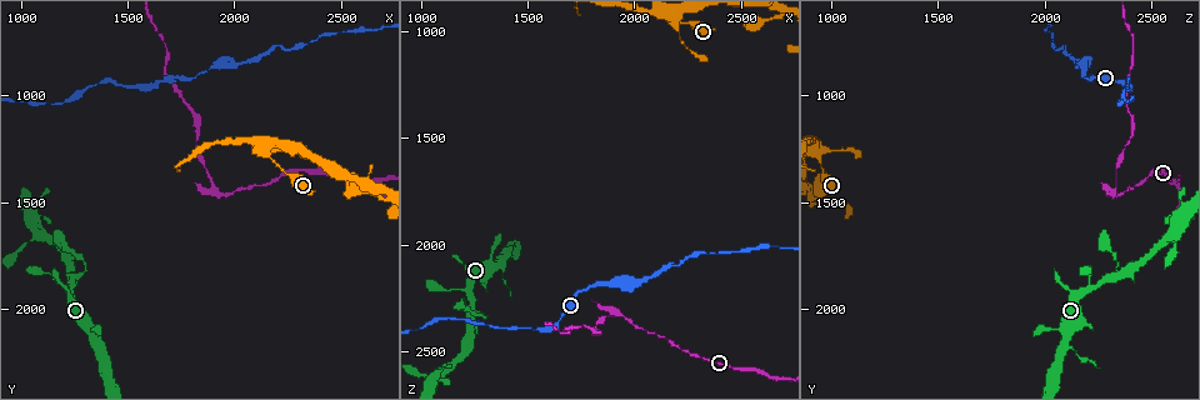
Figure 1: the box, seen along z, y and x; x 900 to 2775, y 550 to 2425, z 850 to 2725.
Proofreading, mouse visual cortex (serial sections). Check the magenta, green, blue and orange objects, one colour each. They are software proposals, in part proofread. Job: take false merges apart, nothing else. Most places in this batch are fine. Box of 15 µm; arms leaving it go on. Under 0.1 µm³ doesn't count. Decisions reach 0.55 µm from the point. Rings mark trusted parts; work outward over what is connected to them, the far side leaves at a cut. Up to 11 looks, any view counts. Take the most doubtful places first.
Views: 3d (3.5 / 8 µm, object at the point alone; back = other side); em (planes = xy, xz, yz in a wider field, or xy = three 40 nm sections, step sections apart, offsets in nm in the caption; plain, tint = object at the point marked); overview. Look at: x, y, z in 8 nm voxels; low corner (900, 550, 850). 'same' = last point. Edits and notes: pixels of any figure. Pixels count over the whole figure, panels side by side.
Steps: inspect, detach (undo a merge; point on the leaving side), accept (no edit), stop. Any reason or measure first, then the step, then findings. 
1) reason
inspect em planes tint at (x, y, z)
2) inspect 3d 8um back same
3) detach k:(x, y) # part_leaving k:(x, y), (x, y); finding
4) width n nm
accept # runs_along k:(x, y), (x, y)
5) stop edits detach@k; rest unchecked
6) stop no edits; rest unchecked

three arms meet
inspect 3d 3.5um at (2640, 1410, 2620)

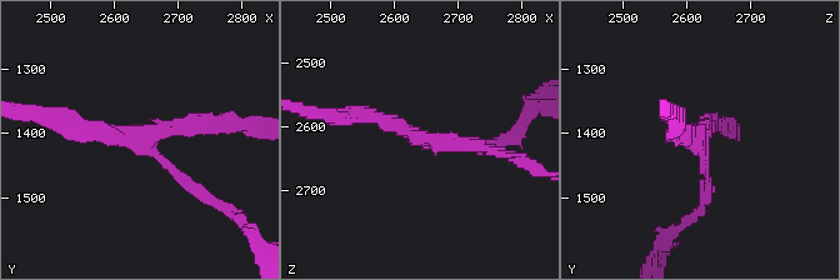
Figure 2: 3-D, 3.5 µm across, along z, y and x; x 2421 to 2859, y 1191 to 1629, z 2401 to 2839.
arms 3; arm_widths 100, 150, 200 nm
inspect em planes tint at (2635, 1410, 2610)

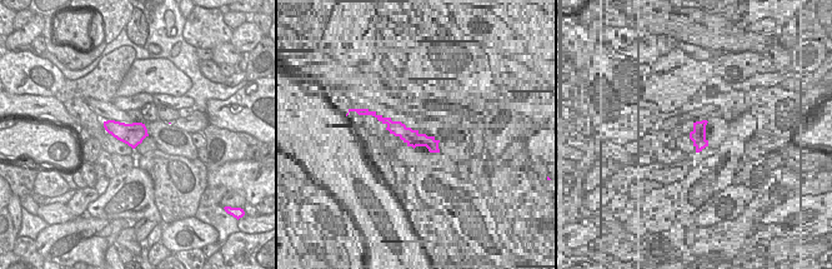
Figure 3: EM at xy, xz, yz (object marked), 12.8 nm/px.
inspect em xy step 5 tint same

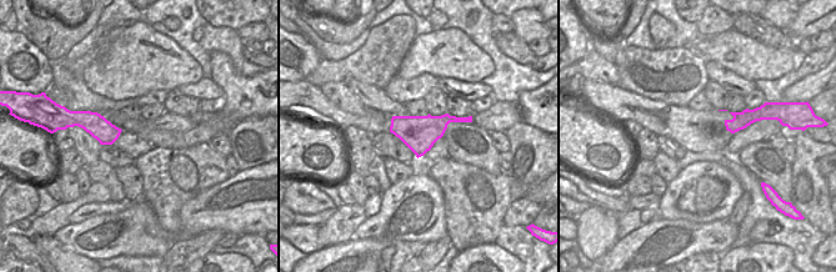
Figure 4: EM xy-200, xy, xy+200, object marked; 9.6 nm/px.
accept # runs_along 2:(345, 119), (494, 150); one cell here

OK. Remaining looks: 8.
abrupt turn
inspect 3d 8um at (1910, 1460, 2330)

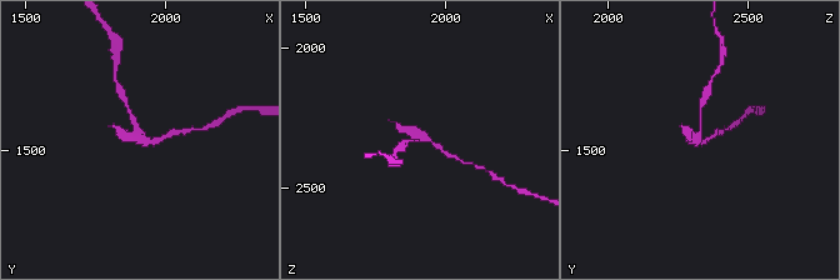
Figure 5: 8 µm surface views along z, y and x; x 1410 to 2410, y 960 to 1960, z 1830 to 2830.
shape alone is not enough
inspect em xy step 2 tint at (1920, 1470, 2320)

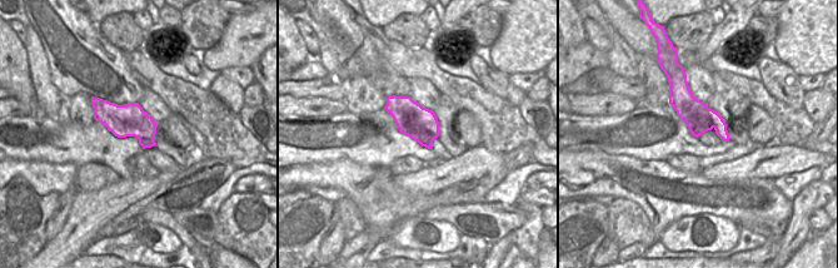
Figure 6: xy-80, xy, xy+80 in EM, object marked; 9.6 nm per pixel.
detach 5:(703, 101) # part_leaving 5:(699, 139), (701, 104), (708, 94); a second cell is stuck on

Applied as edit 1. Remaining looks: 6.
inspect em xy step 3 tint at (1230, 1840, 2320)

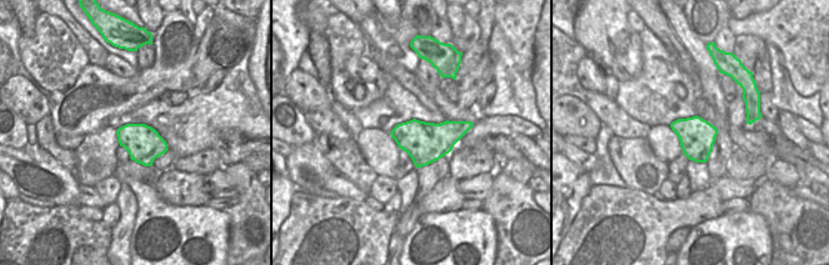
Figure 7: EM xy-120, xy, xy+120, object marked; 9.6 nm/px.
inspect 3d 3.5um same

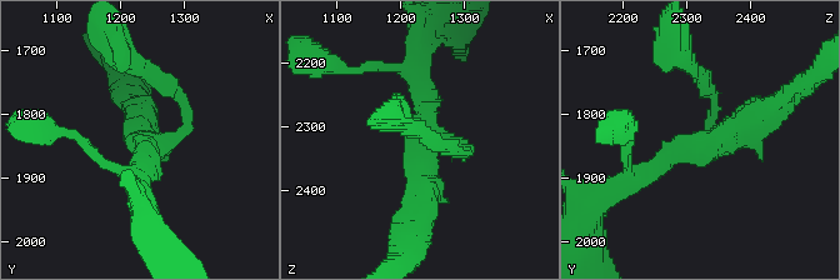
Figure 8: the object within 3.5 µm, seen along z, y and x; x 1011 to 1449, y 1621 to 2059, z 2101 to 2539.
accept # runs_along 8:(628, 184), (771, 106); one cell here

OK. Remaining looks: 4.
calibre changes
inspect 3d 8um at (1550, 960, 2400)

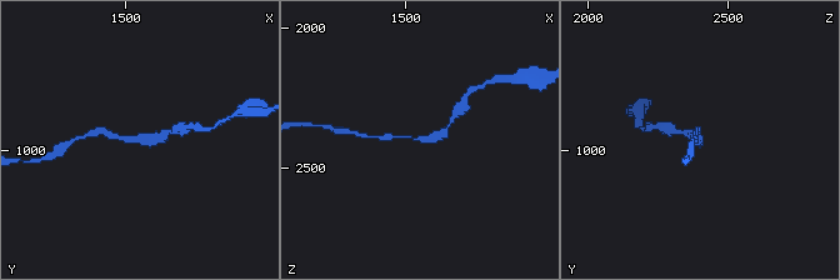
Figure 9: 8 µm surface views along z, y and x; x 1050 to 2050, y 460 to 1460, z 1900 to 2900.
arm_widths 150, 250 nm; now the EM
inspect em xy step 5 tint at (1560, 950, 2400)

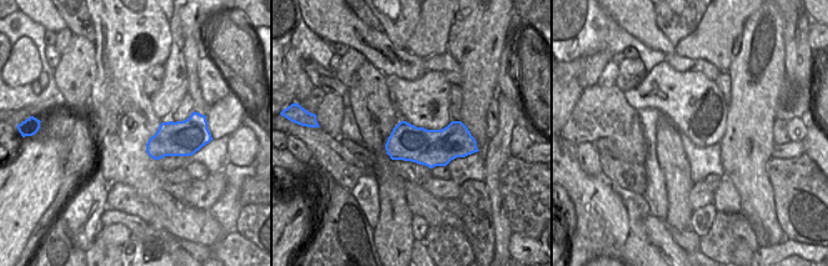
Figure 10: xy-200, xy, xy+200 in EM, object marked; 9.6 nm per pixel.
accept # runs_along 9:(450, 124), (433, 139), (386, 138); all the same cell

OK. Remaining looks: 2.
stop edits detach@5; rest unchecked

